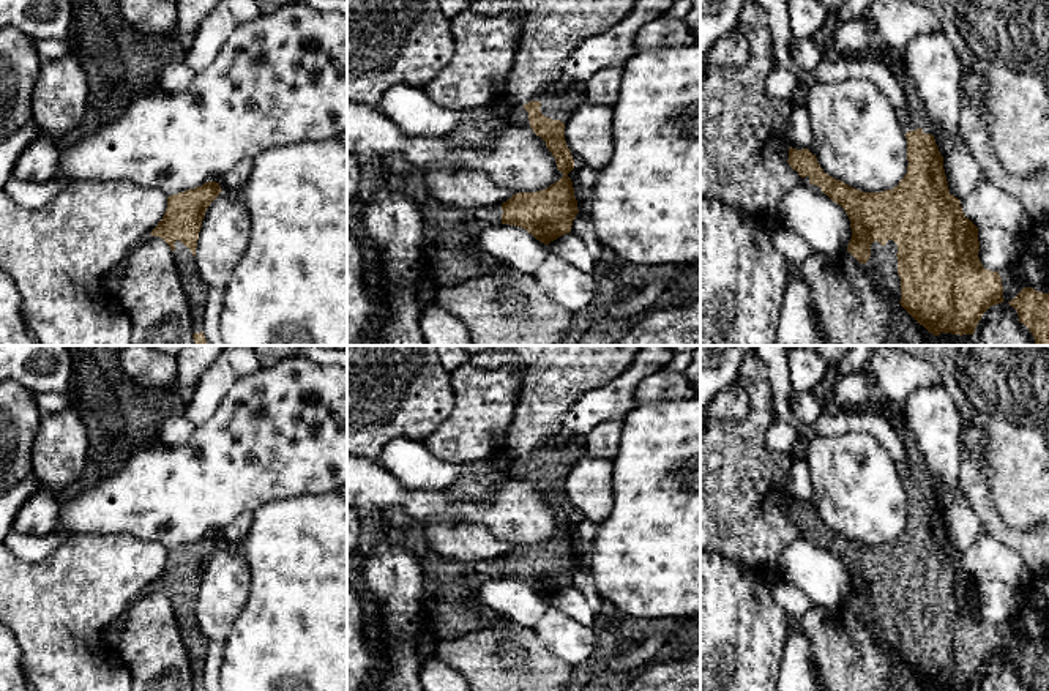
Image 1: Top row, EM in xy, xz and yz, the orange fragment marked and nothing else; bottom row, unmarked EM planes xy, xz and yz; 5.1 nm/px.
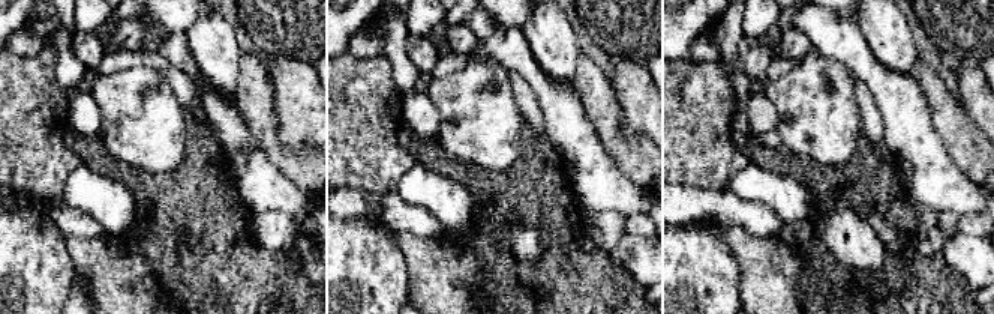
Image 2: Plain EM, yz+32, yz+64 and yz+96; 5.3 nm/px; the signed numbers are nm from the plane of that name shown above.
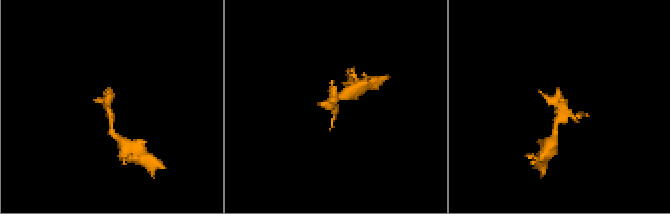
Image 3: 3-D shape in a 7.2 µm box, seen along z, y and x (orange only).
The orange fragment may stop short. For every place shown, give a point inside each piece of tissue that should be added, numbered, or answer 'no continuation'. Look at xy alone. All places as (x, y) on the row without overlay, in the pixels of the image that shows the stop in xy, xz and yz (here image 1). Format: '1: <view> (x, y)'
1: xy (196, 644)

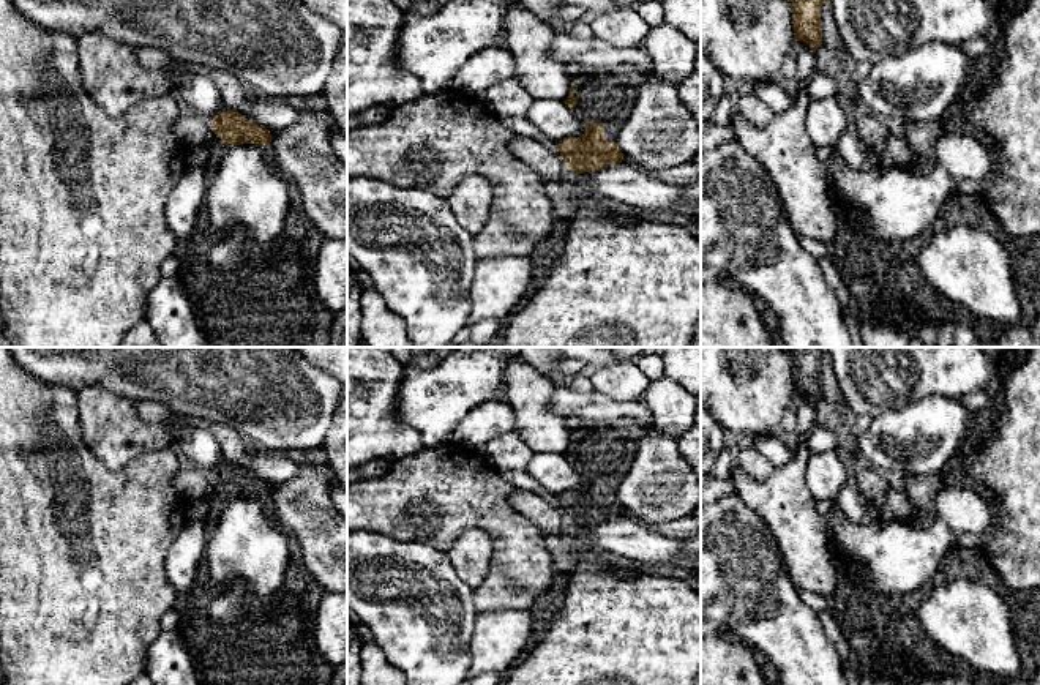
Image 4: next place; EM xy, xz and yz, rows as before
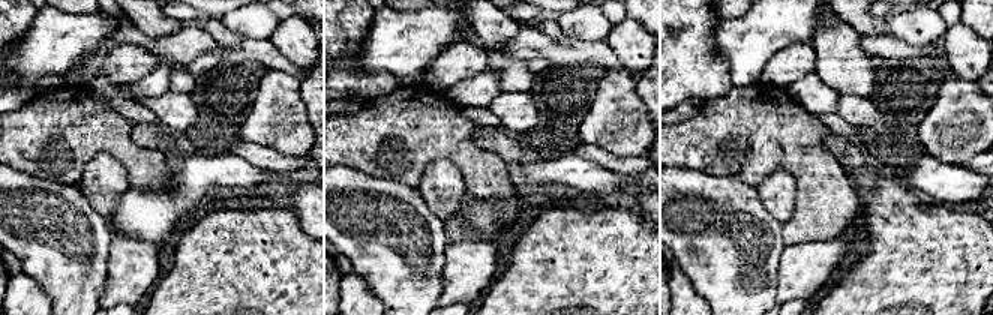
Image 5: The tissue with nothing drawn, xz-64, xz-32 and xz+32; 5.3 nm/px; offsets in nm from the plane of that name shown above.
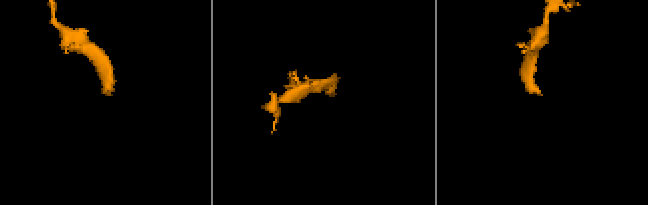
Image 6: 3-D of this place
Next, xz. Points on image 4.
1: xz (606, 450)

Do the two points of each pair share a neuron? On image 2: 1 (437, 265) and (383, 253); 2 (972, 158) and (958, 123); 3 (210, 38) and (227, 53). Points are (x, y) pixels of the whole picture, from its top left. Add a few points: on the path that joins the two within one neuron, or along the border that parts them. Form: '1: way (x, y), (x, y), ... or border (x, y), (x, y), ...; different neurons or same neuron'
1: border (393, 232), (405, 262), (408, 292); different neurons
2: way (970, 149), (958, 132); same neuron
3: way (215, 42), (222, 50); same neuron

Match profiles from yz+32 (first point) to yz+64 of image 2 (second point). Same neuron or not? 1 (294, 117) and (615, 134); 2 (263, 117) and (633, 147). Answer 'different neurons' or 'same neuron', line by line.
1: different neurons
2: same neuron

